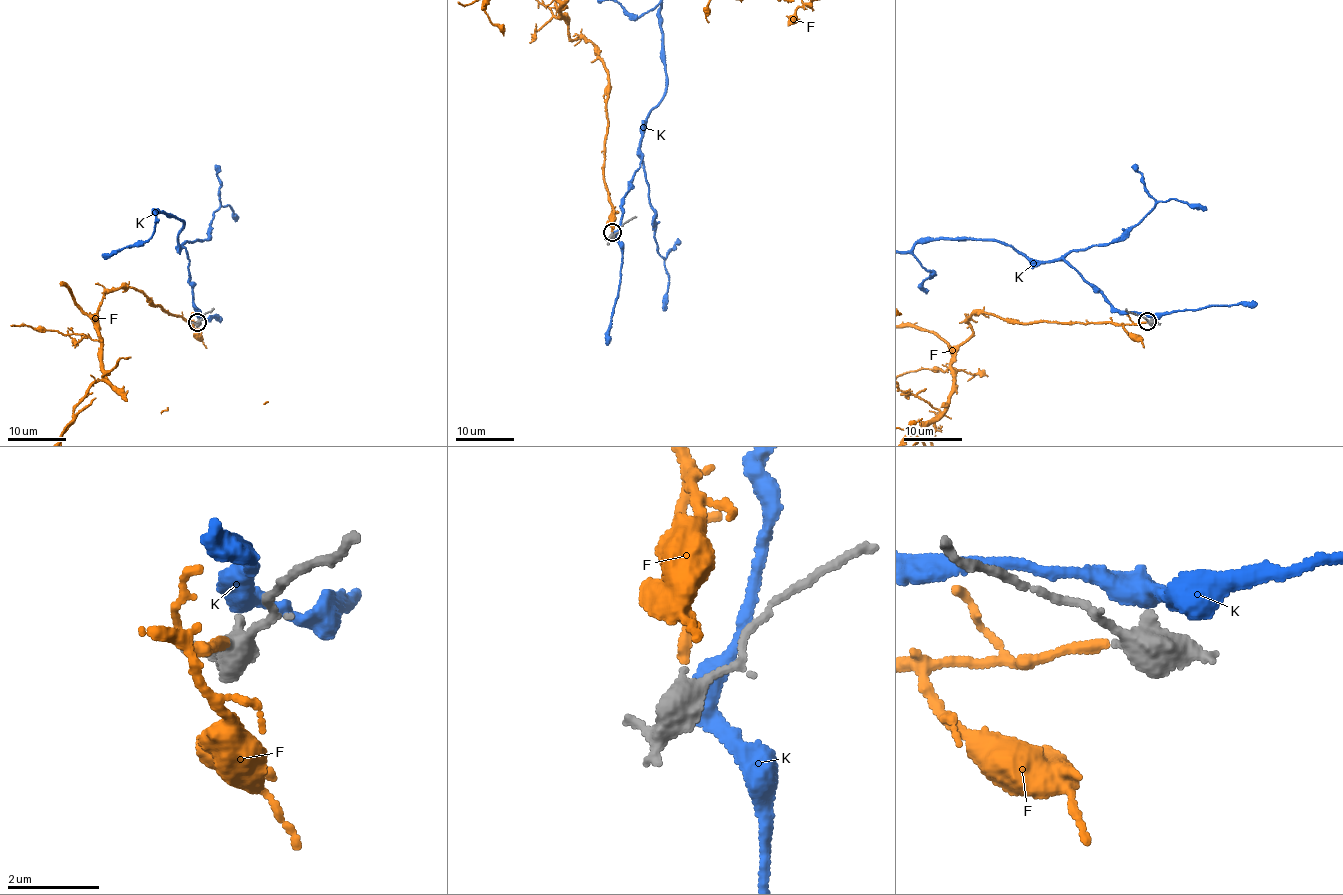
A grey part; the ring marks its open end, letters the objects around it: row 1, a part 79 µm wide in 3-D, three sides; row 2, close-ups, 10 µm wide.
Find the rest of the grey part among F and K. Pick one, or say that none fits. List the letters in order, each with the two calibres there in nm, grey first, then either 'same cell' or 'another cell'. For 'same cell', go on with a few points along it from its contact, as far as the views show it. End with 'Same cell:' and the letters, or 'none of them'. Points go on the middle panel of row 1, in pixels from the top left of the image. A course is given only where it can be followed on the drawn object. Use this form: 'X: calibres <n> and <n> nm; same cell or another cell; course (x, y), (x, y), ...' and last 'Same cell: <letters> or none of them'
F: calibres 360 and 220 nm; same cell
K: calibres 360 and 440 nm; another cell
Same cell: F

